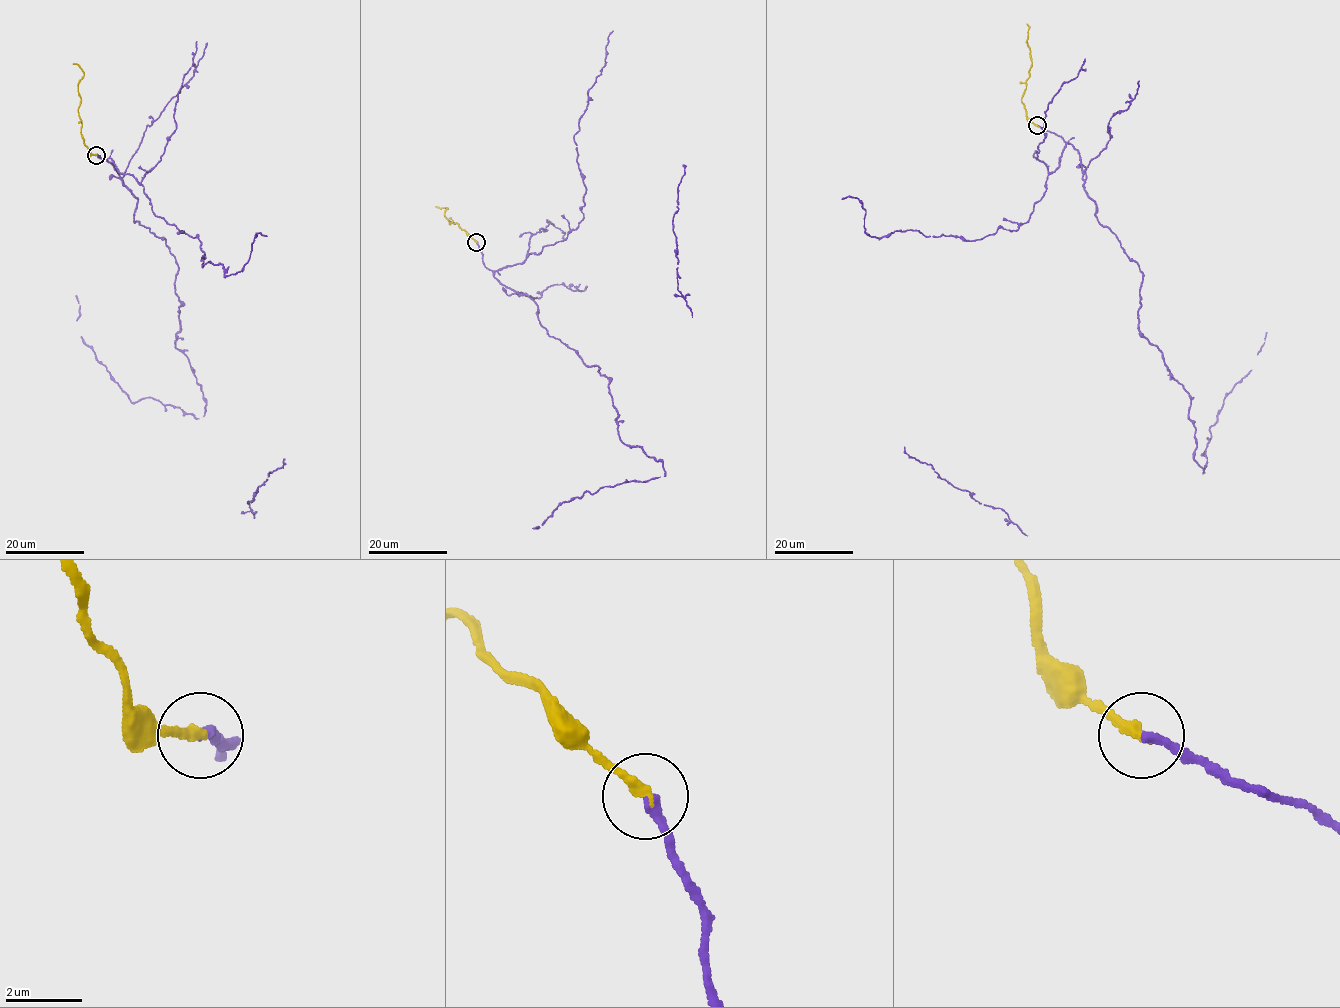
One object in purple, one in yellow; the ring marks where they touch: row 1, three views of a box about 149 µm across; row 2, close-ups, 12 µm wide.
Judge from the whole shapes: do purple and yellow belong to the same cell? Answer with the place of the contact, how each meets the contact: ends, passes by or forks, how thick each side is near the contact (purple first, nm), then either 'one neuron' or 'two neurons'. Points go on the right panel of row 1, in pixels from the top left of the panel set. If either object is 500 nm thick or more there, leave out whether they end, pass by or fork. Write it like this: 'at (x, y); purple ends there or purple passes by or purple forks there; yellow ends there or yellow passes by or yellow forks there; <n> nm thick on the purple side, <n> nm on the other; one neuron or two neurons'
at (1037, 125); purple ends there; yellow ends there; 260 nm thick on the purple side, 280 nm on the other; one neuron

